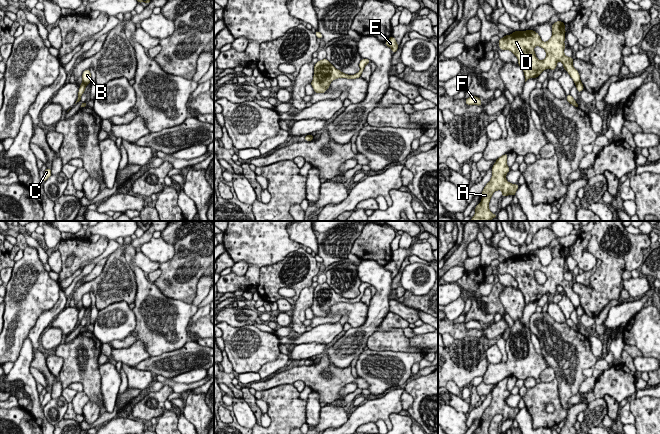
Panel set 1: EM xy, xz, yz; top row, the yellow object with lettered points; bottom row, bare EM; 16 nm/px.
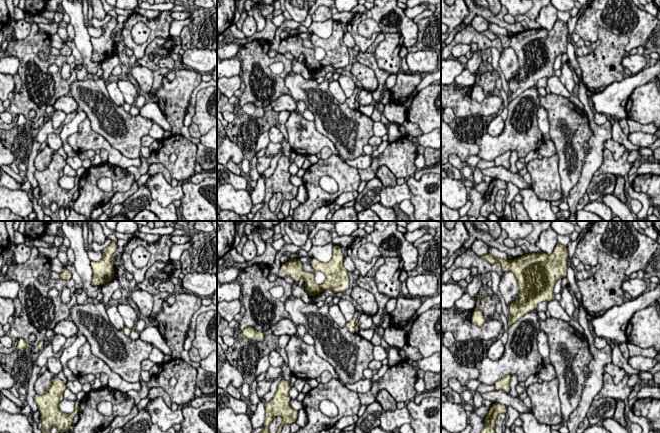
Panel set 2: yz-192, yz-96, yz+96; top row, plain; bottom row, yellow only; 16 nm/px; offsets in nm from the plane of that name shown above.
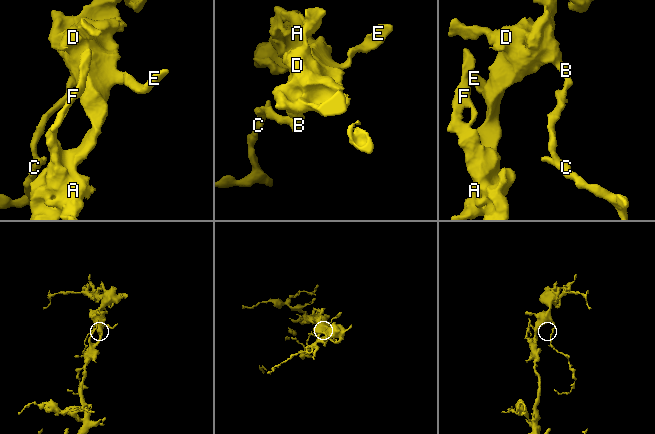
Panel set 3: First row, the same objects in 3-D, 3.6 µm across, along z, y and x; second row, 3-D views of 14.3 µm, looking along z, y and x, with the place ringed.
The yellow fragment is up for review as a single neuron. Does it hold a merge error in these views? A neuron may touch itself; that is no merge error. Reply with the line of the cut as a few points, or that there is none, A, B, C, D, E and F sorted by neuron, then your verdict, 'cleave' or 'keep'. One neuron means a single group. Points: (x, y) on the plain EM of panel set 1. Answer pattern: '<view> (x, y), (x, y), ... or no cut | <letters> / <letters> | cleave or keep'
yz (579, 304), (575, 308) | A B D E F / C | cleave

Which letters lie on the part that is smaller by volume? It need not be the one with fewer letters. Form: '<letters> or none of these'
C

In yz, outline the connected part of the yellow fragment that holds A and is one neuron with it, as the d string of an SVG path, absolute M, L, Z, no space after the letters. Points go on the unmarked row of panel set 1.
M508 378L499 381L492 390L492 401L484 411L481 419L482 423L475 431L475 434L489 434L489 426L493 417L497 414L502 415L502 420L505 422L507 419L515 420L518 408L511 408L506 404L506 398L511 394L507 389Z

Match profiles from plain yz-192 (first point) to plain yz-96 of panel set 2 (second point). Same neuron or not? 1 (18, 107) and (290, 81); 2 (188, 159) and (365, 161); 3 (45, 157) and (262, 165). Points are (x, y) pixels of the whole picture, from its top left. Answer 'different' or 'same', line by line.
1: different
2: different
3: same

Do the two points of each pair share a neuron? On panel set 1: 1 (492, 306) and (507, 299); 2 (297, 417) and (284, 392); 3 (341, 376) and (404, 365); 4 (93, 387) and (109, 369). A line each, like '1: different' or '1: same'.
1: different
2: same
3: different
4: different

